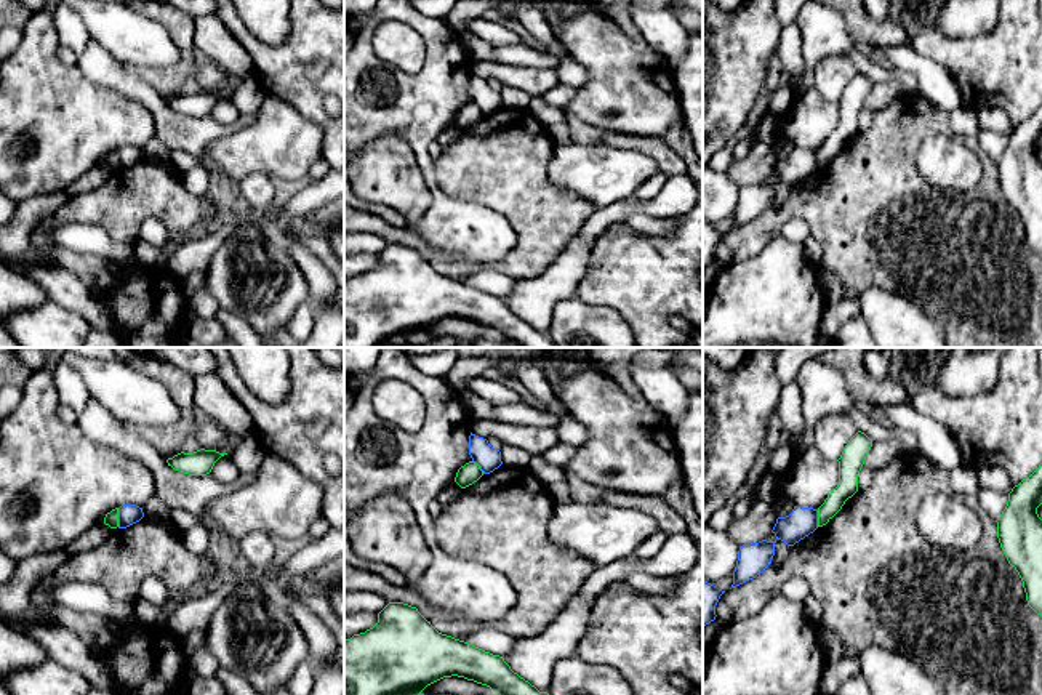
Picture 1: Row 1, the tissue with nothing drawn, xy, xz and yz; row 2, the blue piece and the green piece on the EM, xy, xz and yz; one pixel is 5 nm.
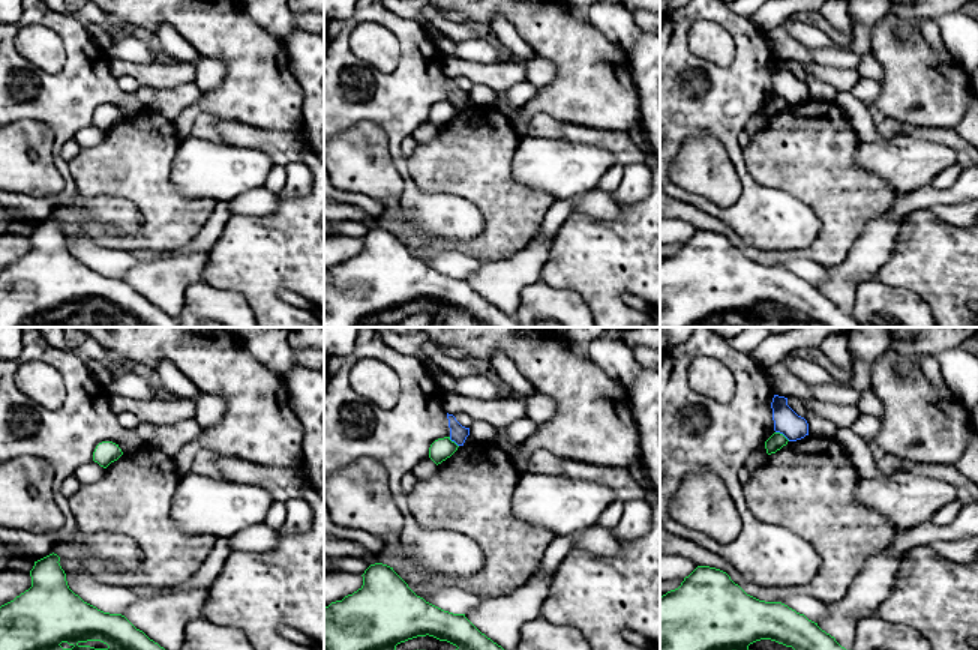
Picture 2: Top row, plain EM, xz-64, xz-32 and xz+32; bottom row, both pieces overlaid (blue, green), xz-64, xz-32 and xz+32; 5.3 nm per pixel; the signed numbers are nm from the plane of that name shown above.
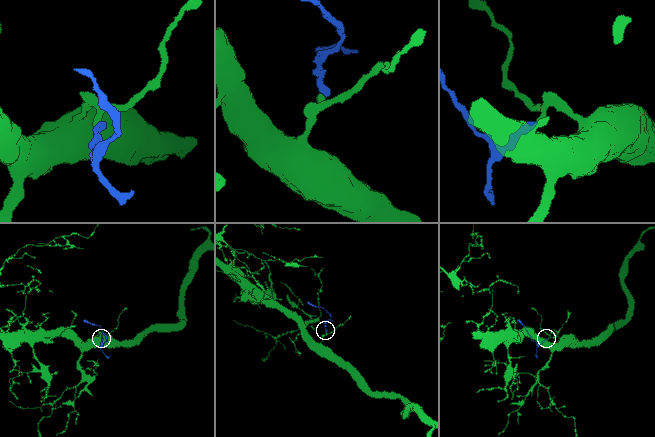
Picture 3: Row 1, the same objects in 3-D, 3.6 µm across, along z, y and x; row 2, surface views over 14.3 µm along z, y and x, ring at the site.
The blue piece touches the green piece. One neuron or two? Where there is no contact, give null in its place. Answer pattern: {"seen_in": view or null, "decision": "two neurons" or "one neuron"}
{"seen_in": "xy", "decision": "two neurons"}

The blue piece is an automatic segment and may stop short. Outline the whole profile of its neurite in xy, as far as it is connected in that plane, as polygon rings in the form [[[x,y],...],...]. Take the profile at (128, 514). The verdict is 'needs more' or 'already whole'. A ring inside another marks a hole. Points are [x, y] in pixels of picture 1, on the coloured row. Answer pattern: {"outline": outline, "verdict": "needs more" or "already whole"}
{"outline": [[[122,504],[118,508],[118,528],[126,528],[144,517],[142,508],[136,504]]], "verdict": "already whole"}

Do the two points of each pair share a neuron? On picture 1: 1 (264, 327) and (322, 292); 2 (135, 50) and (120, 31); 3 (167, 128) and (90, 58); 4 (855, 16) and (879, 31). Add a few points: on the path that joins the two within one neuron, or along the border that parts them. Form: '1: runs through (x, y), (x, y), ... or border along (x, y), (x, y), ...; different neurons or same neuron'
1: border along (296, 265), (308, 285), (309, 300); different neurons
2: runs through (135, 45), (125, 36); same neuron
3: runs through (156, 106), (141, 92), (112, 76); same neuron
4: runs through (861, 23), (873, 31); same neuron

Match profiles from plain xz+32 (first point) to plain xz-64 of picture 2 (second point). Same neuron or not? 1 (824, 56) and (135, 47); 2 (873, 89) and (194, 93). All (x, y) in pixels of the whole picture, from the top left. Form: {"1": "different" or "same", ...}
{"1": "same", "2": "same"}

